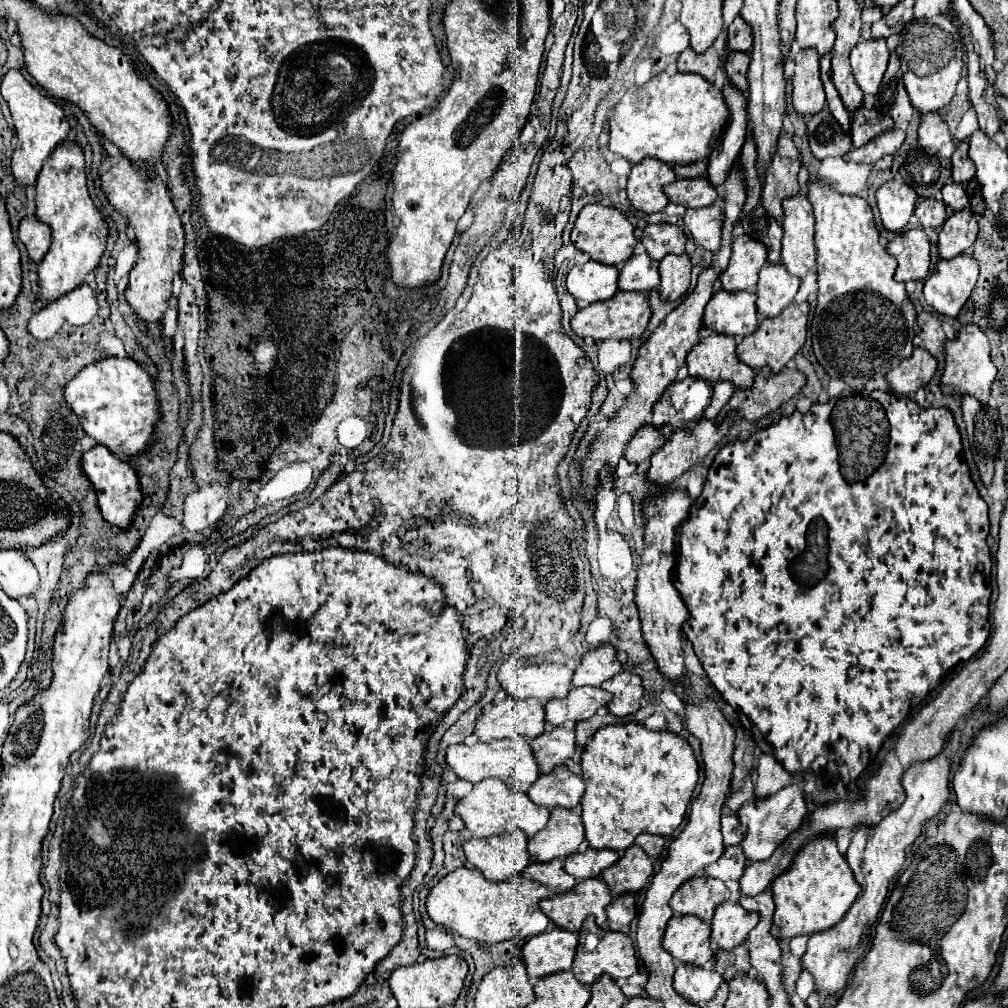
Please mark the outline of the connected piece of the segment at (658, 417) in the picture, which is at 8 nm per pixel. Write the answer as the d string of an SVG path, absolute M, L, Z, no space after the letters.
M669 385L665 389L665 393L653 405L653 427L657 427L657 429L665 423L669 423L673 427L681 427L681 421L677 419L675 411L673 411L673 403L671 403L671 393L673 391L675 391L675 385Z

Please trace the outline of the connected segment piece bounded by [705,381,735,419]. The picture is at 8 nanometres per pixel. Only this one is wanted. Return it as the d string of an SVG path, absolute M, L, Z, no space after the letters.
M719 381L713 385L713 397L711 397L711 405L705 409L705 417L707 419L715 419L717 413L721 411L721 407L729 401L731 393L735 391L735 385L731 381Z

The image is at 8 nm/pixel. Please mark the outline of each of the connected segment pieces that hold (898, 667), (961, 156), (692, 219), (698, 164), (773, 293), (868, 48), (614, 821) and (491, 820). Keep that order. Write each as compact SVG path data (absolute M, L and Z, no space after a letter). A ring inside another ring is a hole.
M881 390L839 397L833 413L831 401L813 403L807 413L793 411L777 423L751 433L747 439L737 439L725 445L715 455L703 493L691 505L689 517L677 527L675 587L689 611L689 617L683 623L683 633L693 643L693 649L715 689L731 707L735 707L741 725L751 731L753 741L765 753L771 753L789 773L811 771L825 775L829 761L835 761L839 779L847 785L859 779L883 741L905 721L909 711L925 699L929 689L937 687L949 669L969 661L985 645L991 629L991 591L987 587L991 555L985 541L987 535L987 503L979 497L979 491L971 481L969 467L961 453L959 429L949 409L925 409L909 397L897 397L891 391ZM835 437L839 447L839 469L835 469ZM821 519L827 525L827 573L825 563L817 563L819 547L815 543L815 533Z
M965 139L965 141L955 145L955 153L951 157L951 163L953 163L953 169L951 169L953 181L961 183L961 185L965 185L975 175L975 165L967 157L967 149L969 149L969 145L967 145L967 139Z
M719 203L701 209L687 209L683 215L683 223L697 245L713 253L719 249L721 225L723 225L723 211Z
M697 159L695 163L689 165L673 165L673 171L677 177L699 177L707 173L707 161Z
M765 263L759 271L757 283L757 311L759 317L779 315L795 297L799 289L799 277L787 273L785 265Z
M861 39L851 49L851 69L853 77L859 83L863 93L875 95L879 91L883 73L887 69L889 61L889 49L885 45L885 39Z
M635 721L597 729L595 735L585 743L581 767L585 781L585 795L581 799L585 839L593 849L623 851L633 845L639 833L669 837L681 825L699 779L699 763L691 745L683 737L671 731L649 731L645 725Z
M493 777L473 785L471 793L467 793L463 799L457 801L455 813L463 819L471 837L489 837L489 835L499 835L499 833L511 831L511 829L521 829L527 837L533 837L549 821L549 809L543 809L543 807L531 803L525 793L521 793Z

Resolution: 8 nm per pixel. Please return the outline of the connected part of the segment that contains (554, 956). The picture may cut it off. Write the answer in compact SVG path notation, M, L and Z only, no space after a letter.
M555 927L541 935L531 937L523 945L523 961L531 981L545 975L571 969L577 949L577 933Z

